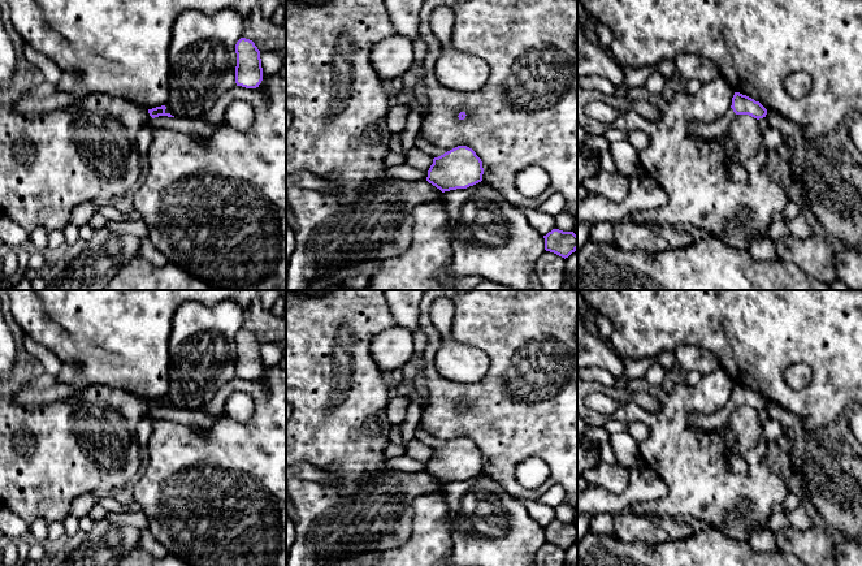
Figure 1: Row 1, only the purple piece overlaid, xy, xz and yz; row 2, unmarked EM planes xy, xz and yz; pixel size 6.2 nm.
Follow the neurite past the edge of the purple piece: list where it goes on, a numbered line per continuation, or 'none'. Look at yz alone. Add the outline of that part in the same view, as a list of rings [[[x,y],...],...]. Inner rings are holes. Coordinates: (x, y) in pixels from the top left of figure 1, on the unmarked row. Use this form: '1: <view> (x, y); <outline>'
none

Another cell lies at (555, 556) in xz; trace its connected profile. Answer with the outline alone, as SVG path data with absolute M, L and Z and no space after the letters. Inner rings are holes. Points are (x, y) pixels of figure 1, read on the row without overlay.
M545 543L534 556L536 566L566 566L566 550Z

